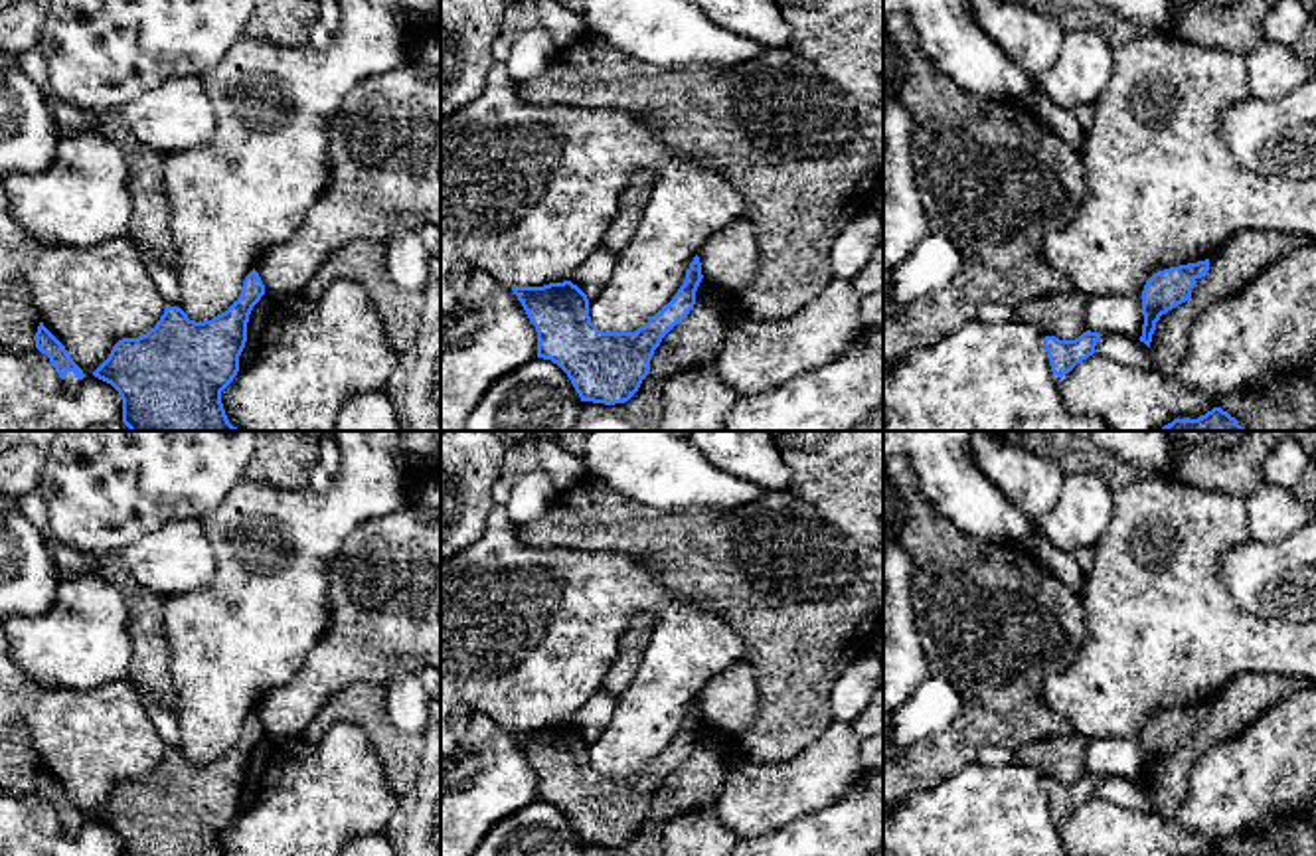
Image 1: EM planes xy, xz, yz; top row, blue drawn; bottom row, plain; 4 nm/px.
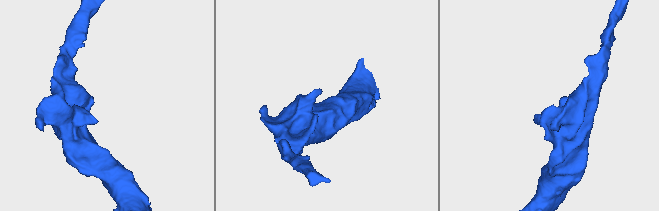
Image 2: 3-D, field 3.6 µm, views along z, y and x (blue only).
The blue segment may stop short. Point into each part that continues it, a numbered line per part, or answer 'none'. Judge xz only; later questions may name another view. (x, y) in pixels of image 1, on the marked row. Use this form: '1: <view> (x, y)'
none

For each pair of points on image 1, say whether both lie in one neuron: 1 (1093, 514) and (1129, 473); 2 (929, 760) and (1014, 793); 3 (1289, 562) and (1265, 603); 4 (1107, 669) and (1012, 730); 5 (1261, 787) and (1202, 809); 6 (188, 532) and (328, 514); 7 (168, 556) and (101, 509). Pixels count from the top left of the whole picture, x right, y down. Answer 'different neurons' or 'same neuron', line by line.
1: different neurons
2: different neurons
3: same neuron
4: different neurons
5: same neuron
6: different neurons
7: different neurons

